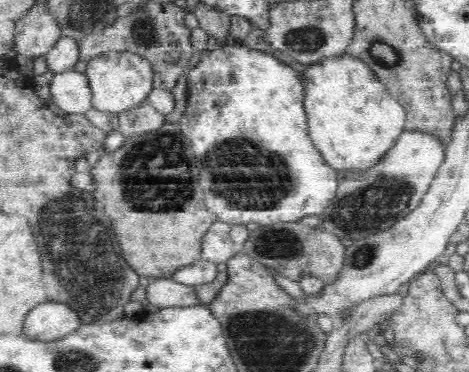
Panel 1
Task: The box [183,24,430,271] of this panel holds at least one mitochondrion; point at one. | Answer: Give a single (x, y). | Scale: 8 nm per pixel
(246, 175)

